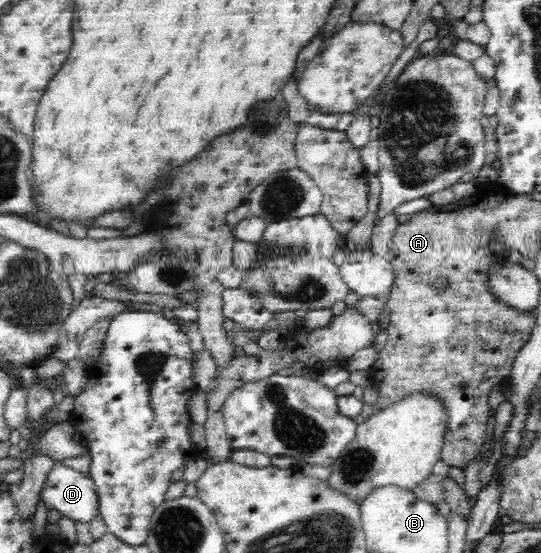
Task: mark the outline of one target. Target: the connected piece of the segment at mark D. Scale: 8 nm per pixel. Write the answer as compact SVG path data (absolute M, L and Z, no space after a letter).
M55 462L55 465L51 467L38 497L45 509L57 511L63 517L75 520L75 522L90 523L99 514L99 499L91 477L75 472L71 467L66 467L61 462Z

